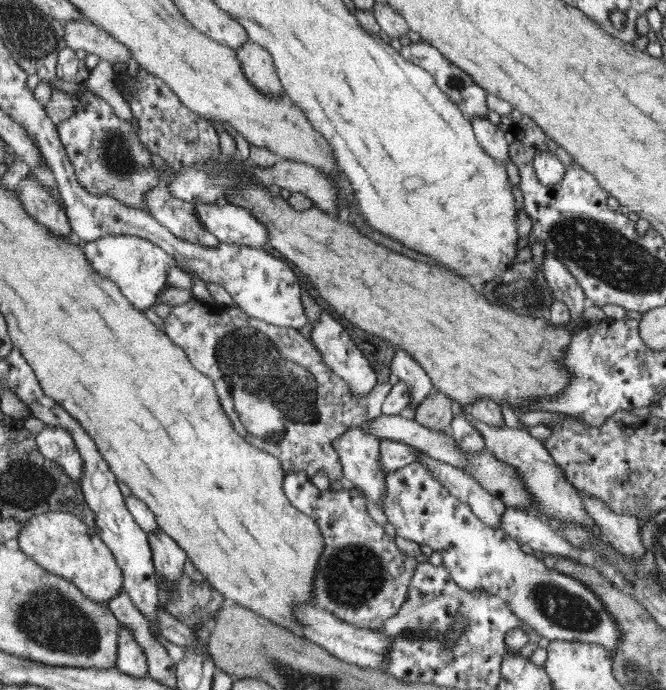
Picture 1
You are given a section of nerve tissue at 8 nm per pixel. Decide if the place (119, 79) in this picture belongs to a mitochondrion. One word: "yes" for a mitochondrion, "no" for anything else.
no

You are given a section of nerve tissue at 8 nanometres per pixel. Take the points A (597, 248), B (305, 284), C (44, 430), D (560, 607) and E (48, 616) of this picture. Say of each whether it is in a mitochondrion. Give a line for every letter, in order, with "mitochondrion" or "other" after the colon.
A: mitochondrion
B: other
C: other
D: mitochondrion
E: mitochondrion

